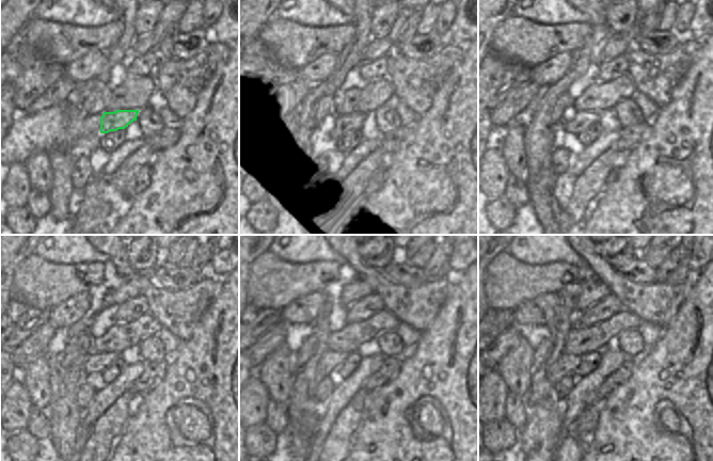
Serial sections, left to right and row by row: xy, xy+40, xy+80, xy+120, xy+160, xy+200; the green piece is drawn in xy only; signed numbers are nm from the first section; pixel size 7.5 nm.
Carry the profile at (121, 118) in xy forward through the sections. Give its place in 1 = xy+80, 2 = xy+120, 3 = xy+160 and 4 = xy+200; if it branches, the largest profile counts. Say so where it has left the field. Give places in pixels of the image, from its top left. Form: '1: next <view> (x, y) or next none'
1: next xy+80 (576, 123)
2: next xy+120 (95, 362)
3: next xy+160 (329, 361)
4: next xy+200 (567, 364)

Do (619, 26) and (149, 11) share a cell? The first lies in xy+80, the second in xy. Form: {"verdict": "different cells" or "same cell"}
{"verdict": "same cell"}

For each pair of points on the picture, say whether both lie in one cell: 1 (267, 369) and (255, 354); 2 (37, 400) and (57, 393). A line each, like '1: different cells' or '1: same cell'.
1: different cells
2: different cells

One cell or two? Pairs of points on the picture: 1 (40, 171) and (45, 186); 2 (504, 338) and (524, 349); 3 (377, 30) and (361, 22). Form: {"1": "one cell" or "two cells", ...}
{"1": "one cell", "2": "two cells", "3": "two cells"}

